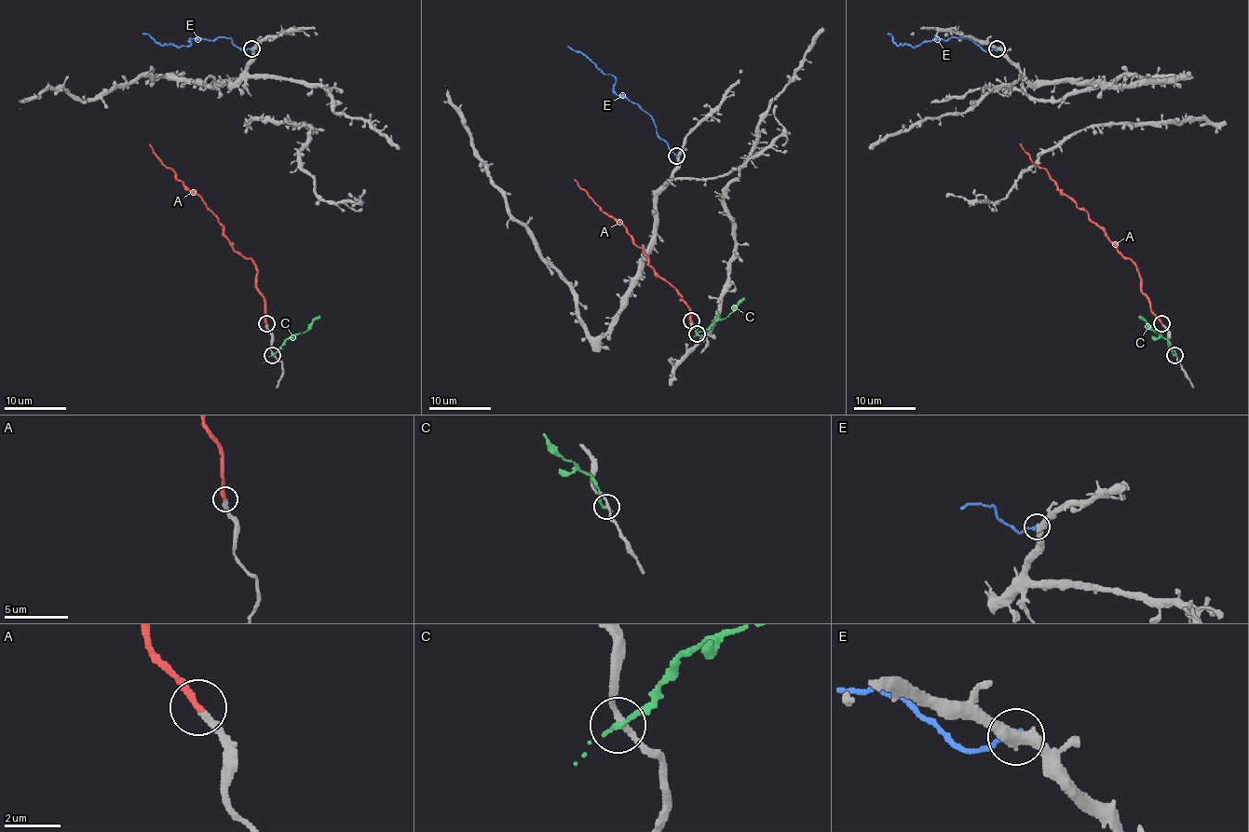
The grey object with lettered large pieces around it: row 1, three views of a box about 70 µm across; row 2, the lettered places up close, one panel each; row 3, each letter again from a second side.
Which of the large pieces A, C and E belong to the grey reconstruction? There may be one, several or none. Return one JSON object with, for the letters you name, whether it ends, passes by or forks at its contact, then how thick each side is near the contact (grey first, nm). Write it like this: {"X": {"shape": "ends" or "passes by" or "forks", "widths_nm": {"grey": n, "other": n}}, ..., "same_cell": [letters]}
{"A": {"shape": "ends", "widths_nm": {"grey": 320, "other": 280}}, "same_cell": ["A"]}

